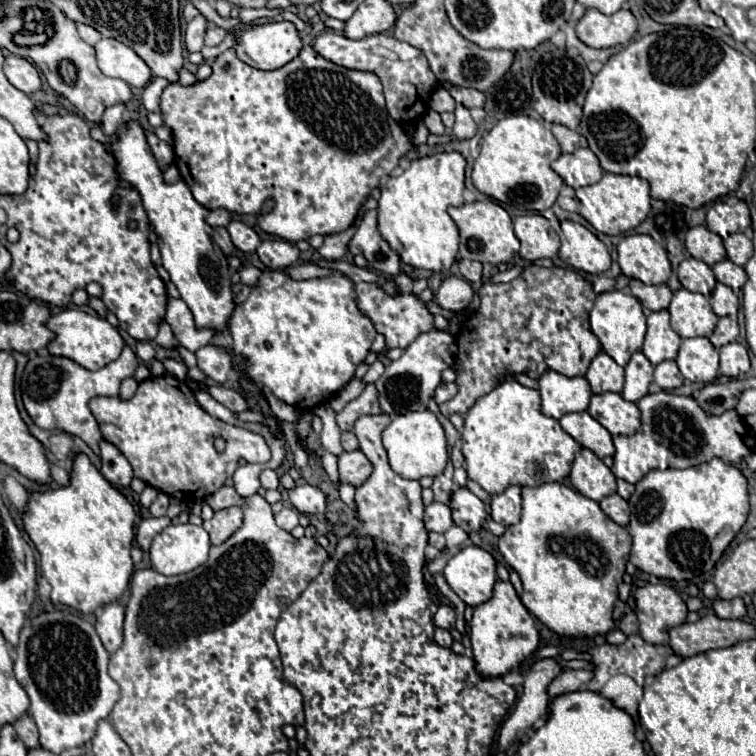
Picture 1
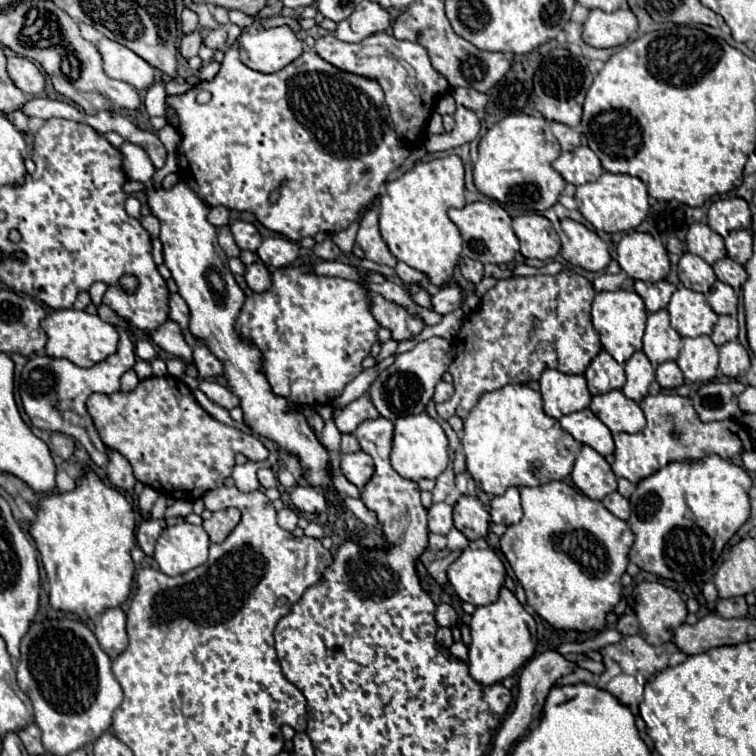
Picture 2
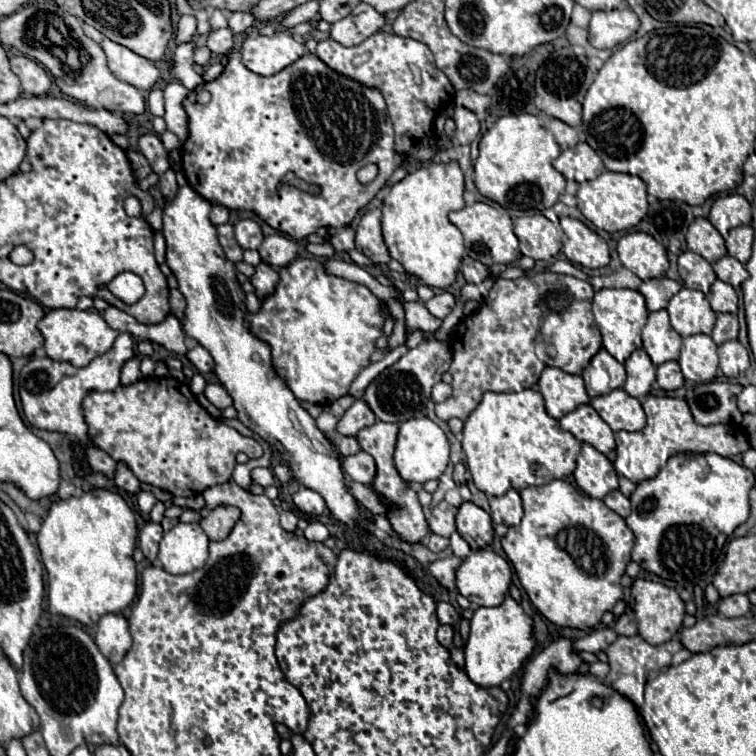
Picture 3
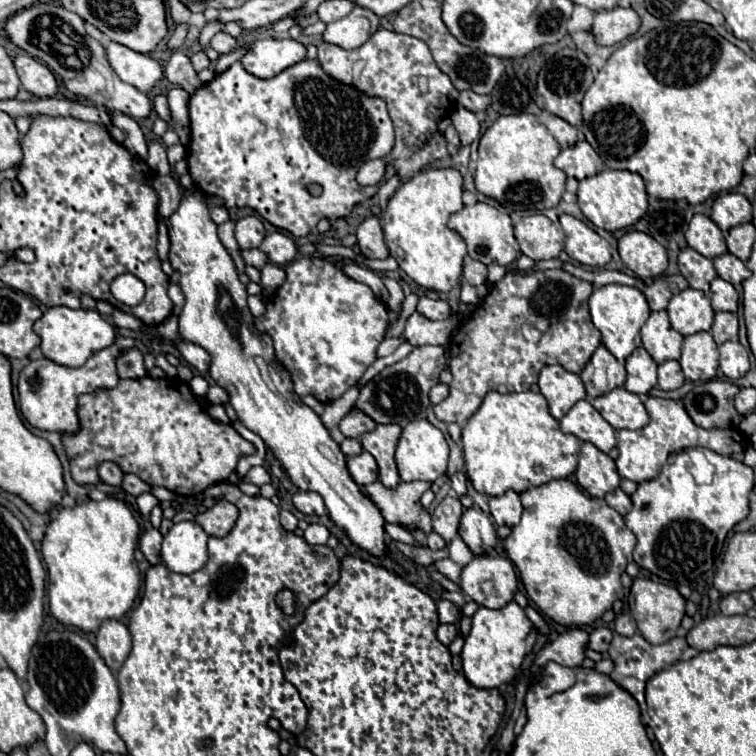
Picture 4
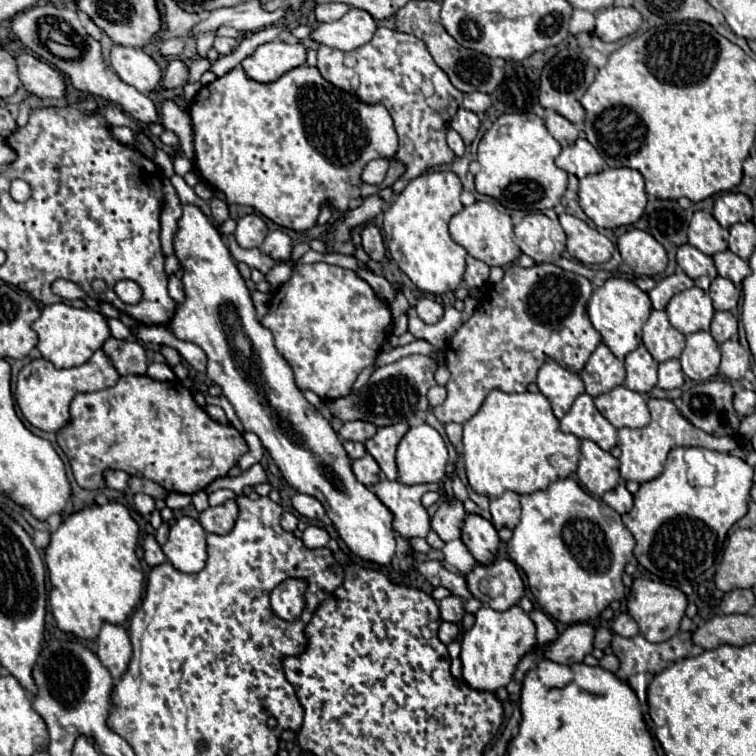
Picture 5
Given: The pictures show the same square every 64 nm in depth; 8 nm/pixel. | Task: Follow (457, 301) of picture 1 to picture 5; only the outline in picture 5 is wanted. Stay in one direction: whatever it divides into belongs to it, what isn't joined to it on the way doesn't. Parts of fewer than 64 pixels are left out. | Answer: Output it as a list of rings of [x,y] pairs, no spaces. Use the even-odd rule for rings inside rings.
[[[420,298],[418,304],[414,306],[414,310],[416,310],[418,318],[424,320],[426,324],[436,324],[444,314],[442,304],[436,300],[430,300],[430,298]]]

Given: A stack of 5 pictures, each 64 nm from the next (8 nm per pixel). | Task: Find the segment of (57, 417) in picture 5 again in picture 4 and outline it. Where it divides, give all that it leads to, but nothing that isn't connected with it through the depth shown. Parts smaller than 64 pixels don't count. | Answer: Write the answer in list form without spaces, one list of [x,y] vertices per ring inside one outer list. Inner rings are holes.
[[[118,338],[112,346],[96,352],[84,366],[80,368],[66,368],[48,358],[32,360],[18,378],[18,398],[20,410],[28,424],[38,430],[50,432],[76,432],[78,430],[78,416],[76,416],[76,400],[80,394],[114,388],[118,384],[116,372],[116,358],[122,350],[134,346],[132,338]]]

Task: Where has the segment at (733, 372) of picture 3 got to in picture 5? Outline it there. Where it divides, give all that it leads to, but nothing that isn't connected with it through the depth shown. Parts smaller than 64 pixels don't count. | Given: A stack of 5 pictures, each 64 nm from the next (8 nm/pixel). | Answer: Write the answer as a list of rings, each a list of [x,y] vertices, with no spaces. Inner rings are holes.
[[[728,340],[720,346],[722,350],[722,362],[720,362],[720,374],[728,380],[742,380],[746,370],[750,368],[750,354],[740,346],[738,340]]]

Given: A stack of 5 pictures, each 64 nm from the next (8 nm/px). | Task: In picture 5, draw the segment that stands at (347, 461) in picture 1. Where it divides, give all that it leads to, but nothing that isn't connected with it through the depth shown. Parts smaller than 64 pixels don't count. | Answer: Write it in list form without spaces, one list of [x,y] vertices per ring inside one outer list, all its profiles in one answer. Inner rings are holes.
[[[366,454],[366,456],[360,458],[360,460],[354,460],[354,462],[352,462],[352,470],[354,470],[356,478],[358,478],[366,488],[378,484],[380,478],[382,478],[380,466],[376,464],[376,460],[374,460],[370,454]]]

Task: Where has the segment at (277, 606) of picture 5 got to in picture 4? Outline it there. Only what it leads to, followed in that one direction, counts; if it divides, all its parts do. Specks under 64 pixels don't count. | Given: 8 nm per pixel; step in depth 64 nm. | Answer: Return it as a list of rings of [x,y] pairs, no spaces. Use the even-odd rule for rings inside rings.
[[[284,588],[276,594],[276,604],[280,606],[280,610],[286,614],[286,616],[292,616],[296,612],[296,598],[294,598],[294,592]]]

